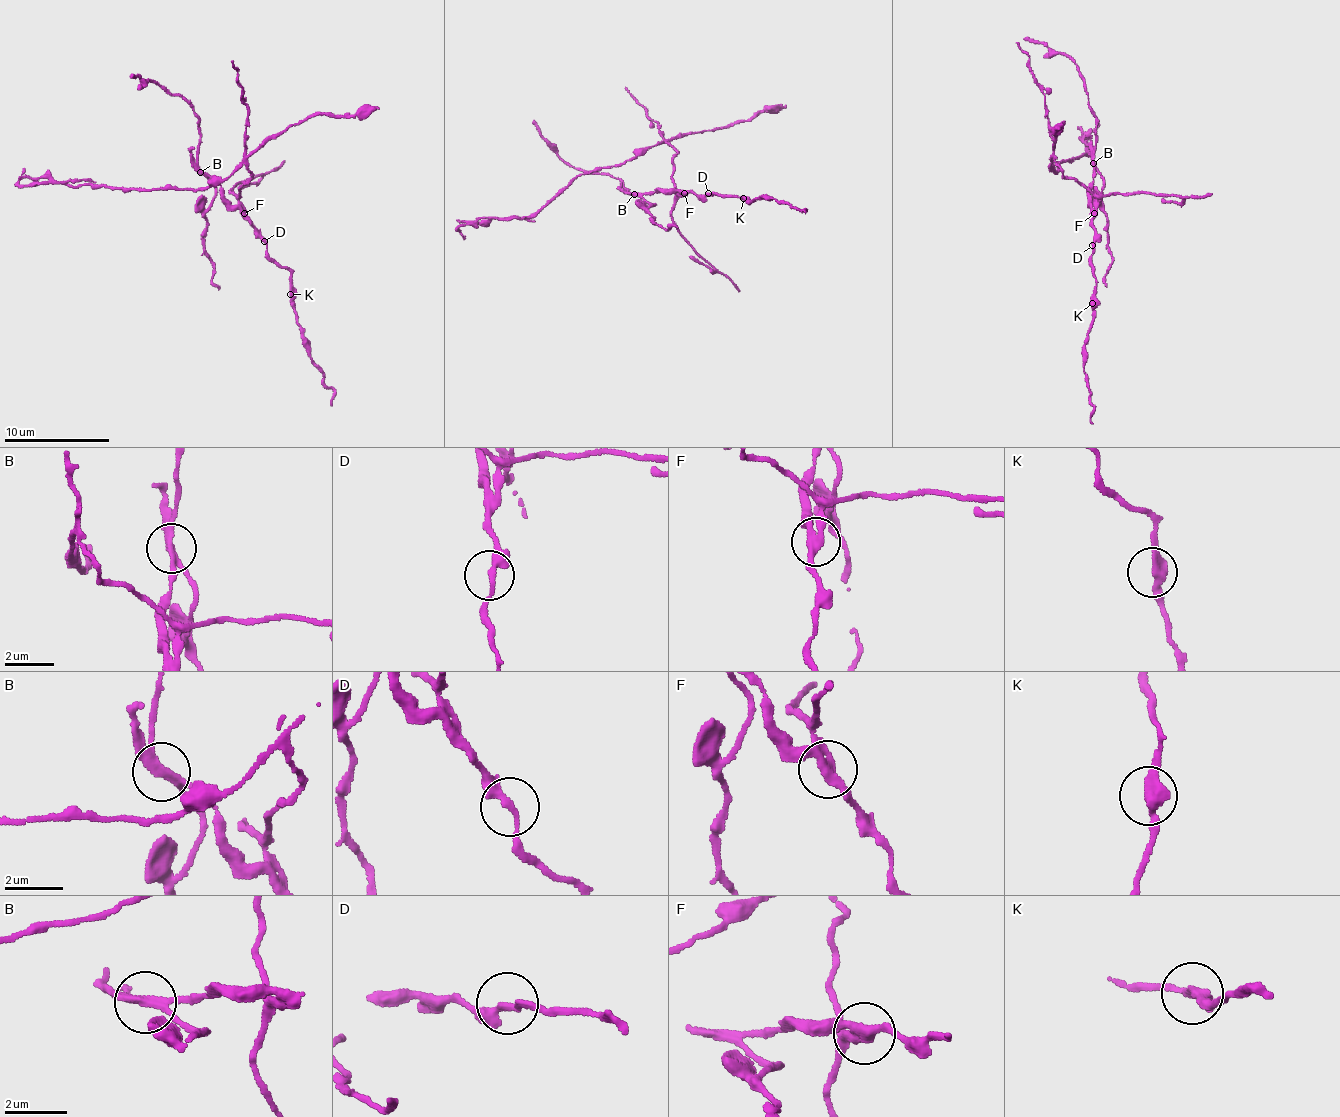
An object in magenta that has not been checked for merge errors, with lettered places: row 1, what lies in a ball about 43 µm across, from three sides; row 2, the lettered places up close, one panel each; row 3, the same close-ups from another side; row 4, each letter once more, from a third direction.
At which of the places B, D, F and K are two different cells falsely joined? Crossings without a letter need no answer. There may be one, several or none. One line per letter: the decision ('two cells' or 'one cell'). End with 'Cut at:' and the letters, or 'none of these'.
B: two cells
D: one cell
F: two cells
K: one cell
Cut at: B, F

